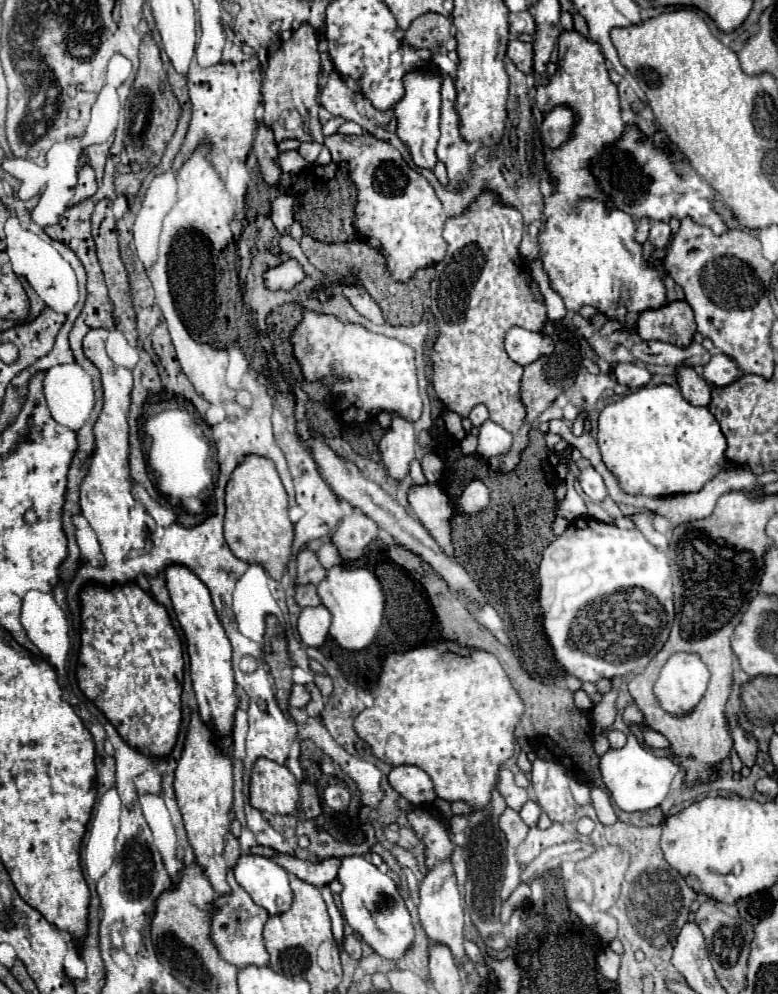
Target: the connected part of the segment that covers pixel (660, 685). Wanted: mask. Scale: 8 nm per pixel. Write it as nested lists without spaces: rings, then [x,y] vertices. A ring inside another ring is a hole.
[[[674,653],[660,671],[654,685],[668,713],[688,713],[702,699],[710,681],[708,667],[698,653]]]

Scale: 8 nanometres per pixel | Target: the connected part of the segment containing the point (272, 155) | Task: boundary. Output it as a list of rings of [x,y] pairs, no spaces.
[[[258,125],[252,151],[254,151],[256,159],[258,159],[262,179],[268,185],[278,185],[280,175],[282,175],[282,169],[278,165],[278,147],[276,147],[272,131],[266,125]]]

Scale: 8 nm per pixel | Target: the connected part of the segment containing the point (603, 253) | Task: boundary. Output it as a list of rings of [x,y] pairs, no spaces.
[[[562,31],[558,39],[558,71],[548,79],[546,85],[536,87],[532,115],[536,123],[542,123],[544,115],[550,113],[558,105],[566,105],[576,113],[576,125],[570,133],[570,139],[562,143],[558,149],[550,149],[546,145],[540,147],[546,169],[554,183],[554,193],[544,197],[544,229],[538,233],[538,249],[542,253],[542,265],[550,279],[550,287],[564,299],[568,311],[578,311],[582,305],[592,305],[596,311],[604,313],[608,319],[616,319],[624,325],[622,331],[636,333],[636,323],[640,313],[648,309],[660,309],[668,303],[666,287],[662,271],[648,263],[642,255],[642,245],[634,239],[636,223],[634,219],[616,209],[610,197],[598,187],[598,179],[592,175],[590,165],[600,157],[604,147],[616,143],[626,131],[626,123],[620,117],[620,101],[616,85],[610,81],[604,55],[598,49],[598,43],[580,37],[576,31]]]

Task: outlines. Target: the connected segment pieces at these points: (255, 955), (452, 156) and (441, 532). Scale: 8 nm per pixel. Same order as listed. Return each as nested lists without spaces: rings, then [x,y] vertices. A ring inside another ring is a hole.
[[[228,873],[228,883],[232,887],[230,895],[222,895],[214,901],[214,917],[212,917],[212,941],[216,943],[220,957],[228,963],[236,965],[238,969],[244,969],[248,965],[266,967],[268,965],[268,953],[262,941],[262,929],[268,919],[266,909],[256,905],[250,895],[236,883],[234,873]]]
[[[442,75],[442,137],[438,143],[438,159],[446,163],[448,167],[448,179],[450,183],[458,183],[462,179],[468,179],[470,175],[470,153],[468,153],[468,143],[460,137],[460,119],[454,107],[456,101],[456,89],[454,81],[446,75]]]
[[[414,485],[408,491],[408,501],[422,521],[422,525],[430,531],[436,543],[448,557],[454,557],[454,545],[450,539],[450,525],[448,517],[454,513],[450,497],[438,485]]]

